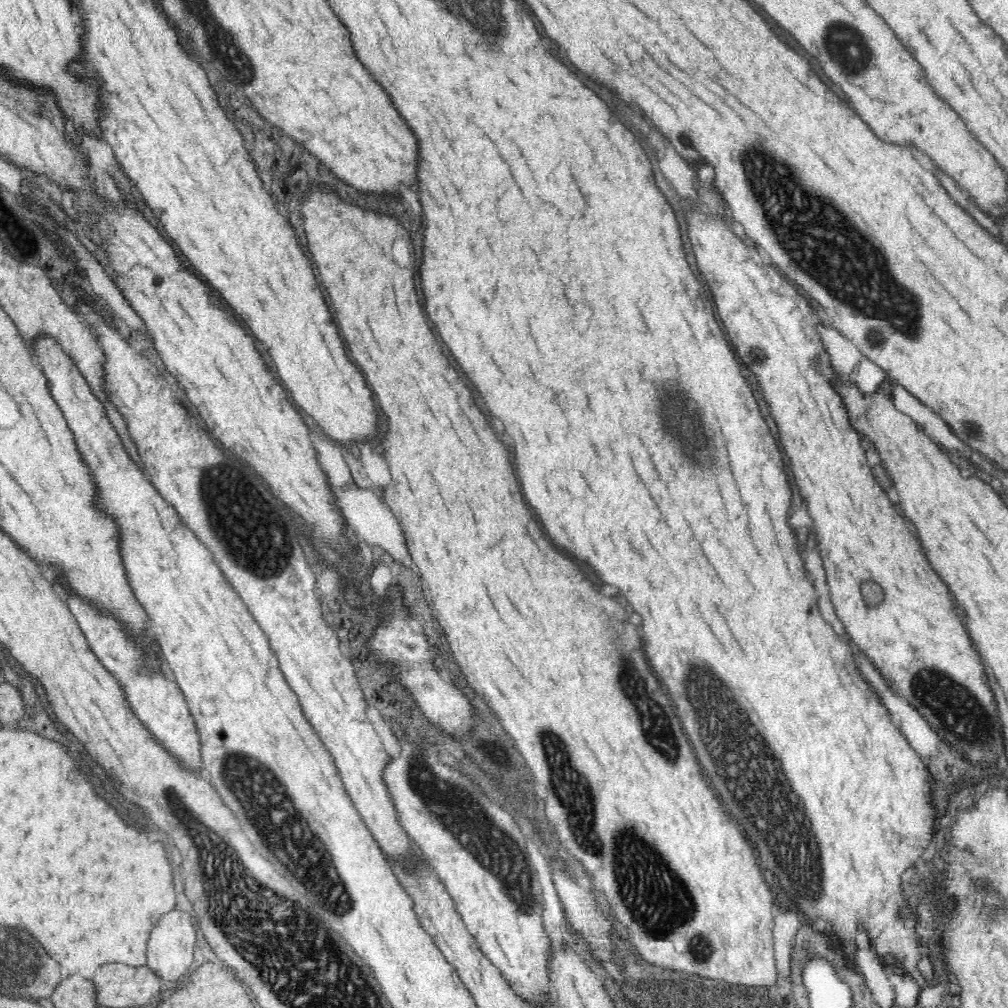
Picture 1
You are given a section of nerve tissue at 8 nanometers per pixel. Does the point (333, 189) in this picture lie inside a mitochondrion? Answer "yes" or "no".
no

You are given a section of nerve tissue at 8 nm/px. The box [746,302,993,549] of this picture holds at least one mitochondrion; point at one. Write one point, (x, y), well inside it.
(970, 430)

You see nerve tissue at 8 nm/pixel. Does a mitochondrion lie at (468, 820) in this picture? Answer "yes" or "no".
yes

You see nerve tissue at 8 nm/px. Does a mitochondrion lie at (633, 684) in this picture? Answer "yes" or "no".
yes

